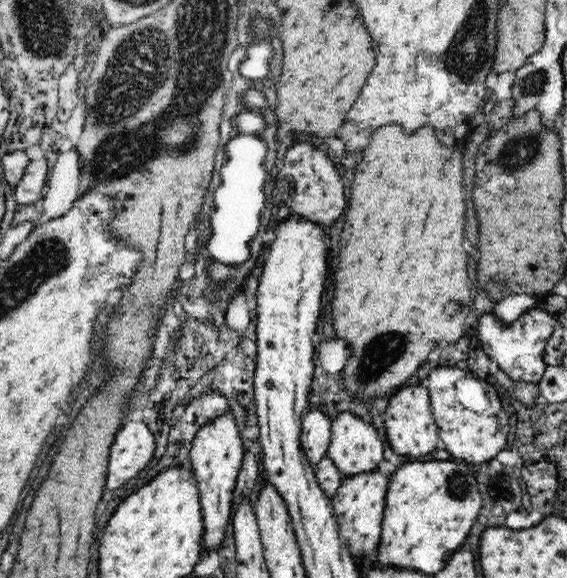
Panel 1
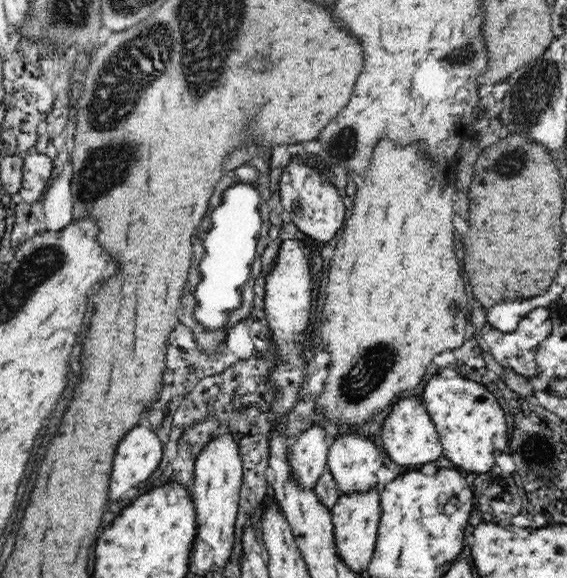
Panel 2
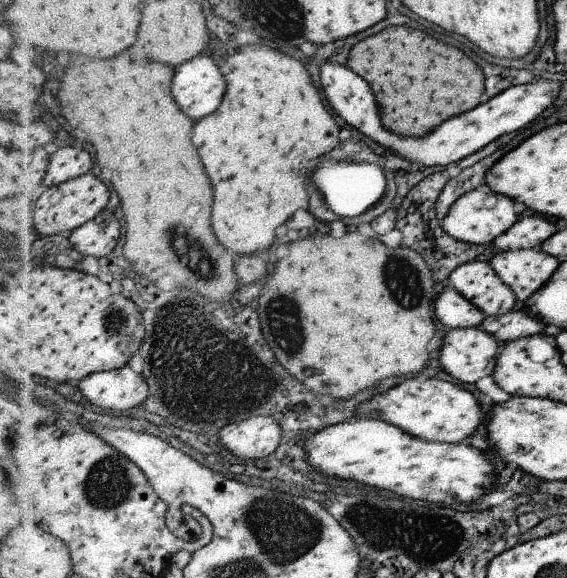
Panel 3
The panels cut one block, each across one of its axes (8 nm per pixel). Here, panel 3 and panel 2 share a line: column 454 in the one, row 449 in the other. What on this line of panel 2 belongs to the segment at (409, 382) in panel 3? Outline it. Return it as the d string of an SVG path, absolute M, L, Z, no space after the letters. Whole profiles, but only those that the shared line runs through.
M406 397L392 405L392 410L382 427L381 441L388 456L400 466L421 466L426 462L438 460L443 455L443 446L436 425L420 397Z

